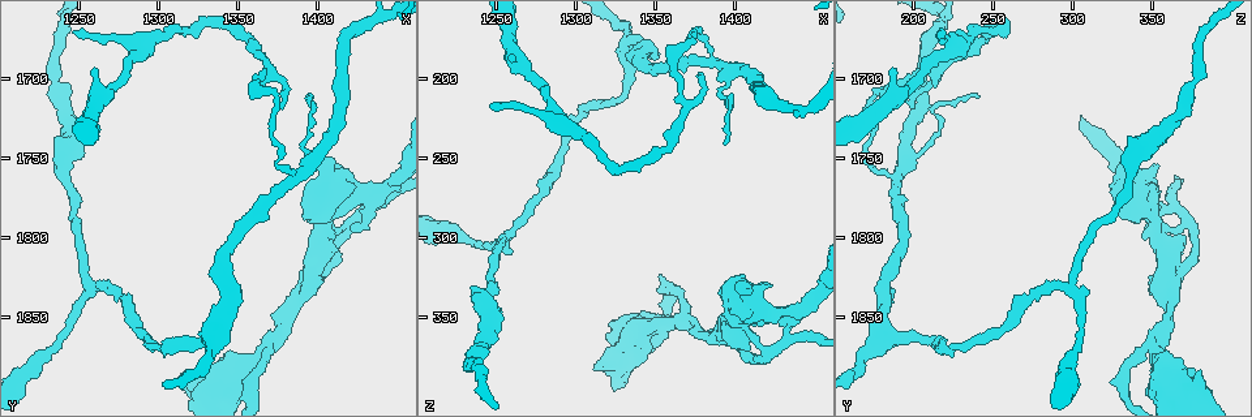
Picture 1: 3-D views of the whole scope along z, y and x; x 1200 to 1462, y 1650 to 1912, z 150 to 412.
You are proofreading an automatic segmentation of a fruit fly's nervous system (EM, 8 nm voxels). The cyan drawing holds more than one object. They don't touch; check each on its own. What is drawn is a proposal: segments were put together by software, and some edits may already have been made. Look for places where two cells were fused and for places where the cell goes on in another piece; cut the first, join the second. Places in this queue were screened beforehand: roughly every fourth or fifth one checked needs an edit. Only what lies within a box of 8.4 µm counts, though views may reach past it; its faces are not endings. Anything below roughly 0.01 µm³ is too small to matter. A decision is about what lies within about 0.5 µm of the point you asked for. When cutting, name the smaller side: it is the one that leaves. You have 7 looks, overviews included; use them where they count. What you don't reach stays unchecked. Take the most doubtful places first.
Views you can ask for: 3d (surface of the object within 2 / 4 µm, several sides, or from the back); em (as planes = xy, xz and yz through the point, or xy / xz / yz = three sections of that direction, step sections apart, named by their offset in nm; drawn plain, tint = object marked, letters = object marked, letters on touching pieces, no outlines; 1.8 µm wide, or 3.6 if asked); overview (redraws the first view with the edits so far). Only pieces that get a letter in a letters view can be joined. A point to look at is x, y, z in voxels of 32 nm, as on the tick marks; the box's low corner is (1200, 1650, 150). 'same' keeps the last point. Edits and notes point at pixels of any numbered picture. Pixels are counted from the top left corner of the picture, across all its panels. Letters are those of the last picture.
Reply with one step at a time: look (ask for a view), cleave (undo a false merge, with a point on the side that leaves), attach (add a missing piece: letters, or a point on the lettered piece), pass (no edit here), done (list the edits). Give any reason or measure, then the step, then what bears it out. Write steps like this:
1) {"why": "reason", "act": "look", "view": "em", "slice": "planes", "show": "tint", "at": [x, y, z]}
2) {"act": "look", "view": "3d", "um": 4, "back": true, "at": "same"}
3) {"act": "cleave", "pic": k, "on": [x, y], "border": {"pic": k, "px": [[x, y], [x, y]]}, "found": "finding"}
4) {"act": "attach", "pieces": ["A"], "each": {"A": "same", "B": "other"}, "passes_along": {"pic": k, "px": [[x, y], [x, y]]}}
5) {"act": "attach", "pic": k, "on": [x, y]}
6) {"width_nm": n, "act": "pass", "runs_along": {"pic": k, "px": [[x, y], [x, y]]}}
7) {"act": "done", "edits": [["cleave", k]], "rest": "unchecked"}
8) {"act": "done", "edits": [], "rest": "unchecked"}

{"why": "sharp bend", "act": "look", "view": "em", "slice": "planes", "show": "letters", "at": [1368, 1868, 350]}

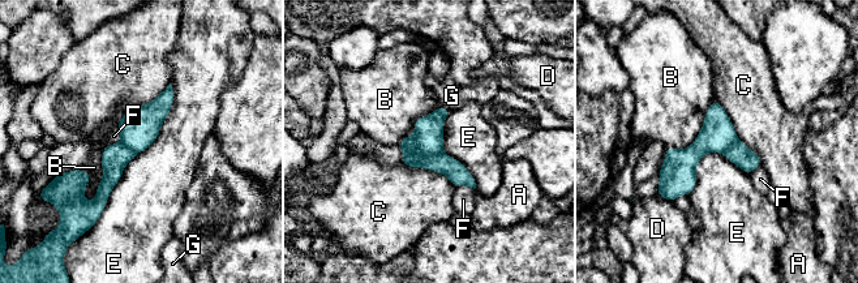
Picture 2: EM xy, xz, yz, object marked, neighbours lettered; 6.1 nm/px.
{"act": "cleave", "pic": 2, "on": [428, 134], "each": {"A": "other", "B": "other", "C": "other", "D": "other", "E": "other", "F": "other", "G": "other"}, "border": {"pic": 2, "px": [[412, 137], [421, 153], [443, 153]]}, "found": "two cells meet here"}

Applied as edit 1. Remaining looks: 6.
{"why": "a fork", "act": "look", "view": "em", "slice": "planes", "show": "letters", "at": [1256, 1830, 298]}

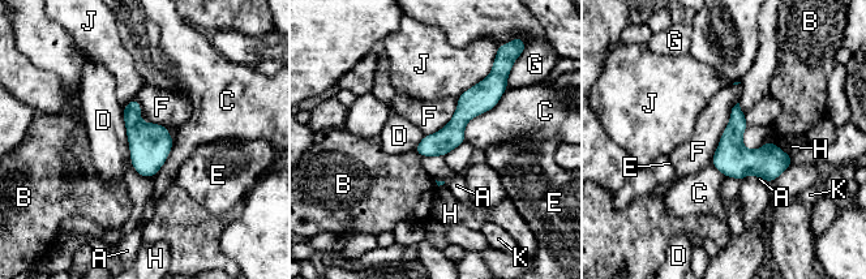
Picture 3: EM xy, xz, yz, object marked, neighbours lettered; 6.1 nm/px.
{"act": "pass", "each": {"A": "other", "B": "other", "C": "other", "D": "other", "E": "other", "F": "other", "G": "other", "H": "other", "J": "other", "K": "other"}, "border": {"pic": 3, "px": [[738, 102], [710, 163]]}, "found": "one cell here"}

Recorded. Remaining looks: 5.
{"why": "two arms in line, one across", "act": "look", "view": "em", "slice": "planes", "show": "tint", "at": [1386, 1762, 188]}

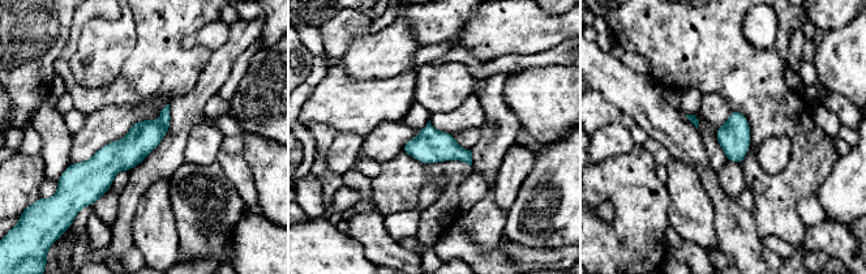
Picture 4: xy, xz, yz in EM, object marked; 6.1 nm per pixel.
{"act": "look", "view": "em", "slice": "planes", "show": "letters", "at": "same"}

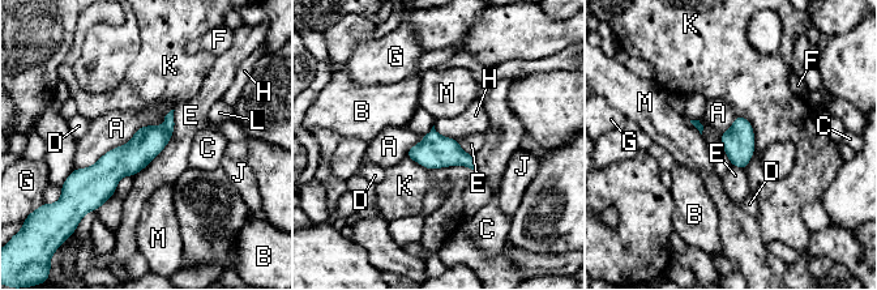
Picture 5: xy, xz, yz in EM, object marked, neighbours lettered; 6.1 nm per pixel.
{"act": "pass", "each": {"A": "other", "B": "other", "C": "other", "D": "other", "E": "other", "F": "other", "G": "other", "H": "other", "J": "other", "K": "other", "L": "other", "M": "other"}, "border": {"pic": 5, "px": [[719, 133], [719, 144], [731, 165]]}, "found": "one cell here"}

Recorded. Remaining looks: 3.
{"act": "done", "edits": [["cleave", 2]], "rest": "unchecked"}

